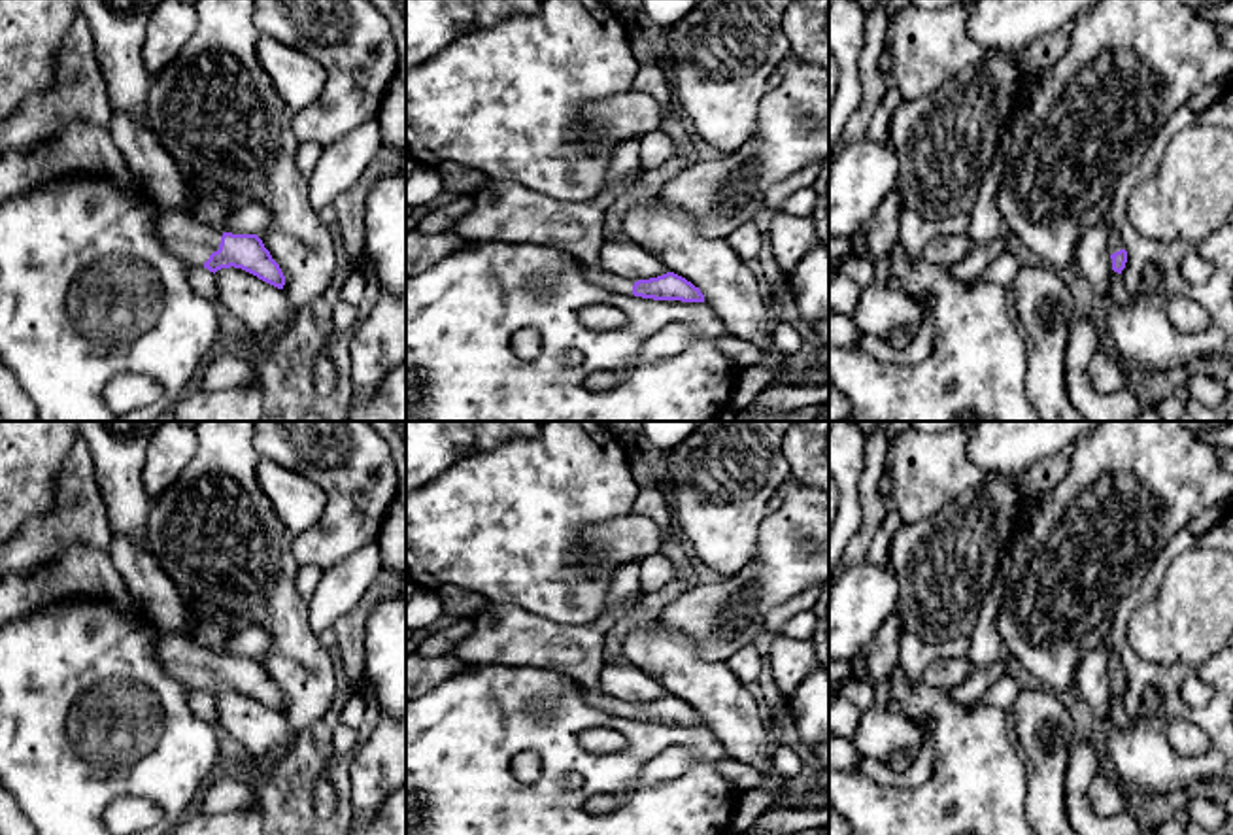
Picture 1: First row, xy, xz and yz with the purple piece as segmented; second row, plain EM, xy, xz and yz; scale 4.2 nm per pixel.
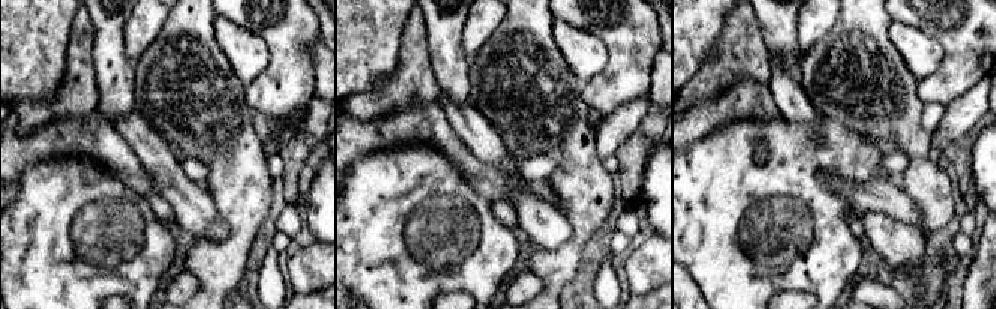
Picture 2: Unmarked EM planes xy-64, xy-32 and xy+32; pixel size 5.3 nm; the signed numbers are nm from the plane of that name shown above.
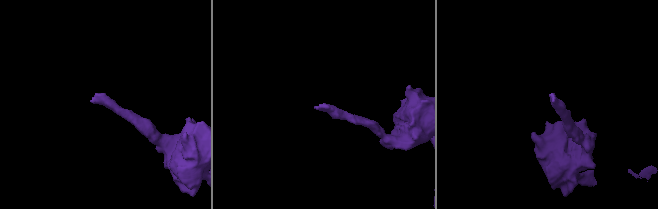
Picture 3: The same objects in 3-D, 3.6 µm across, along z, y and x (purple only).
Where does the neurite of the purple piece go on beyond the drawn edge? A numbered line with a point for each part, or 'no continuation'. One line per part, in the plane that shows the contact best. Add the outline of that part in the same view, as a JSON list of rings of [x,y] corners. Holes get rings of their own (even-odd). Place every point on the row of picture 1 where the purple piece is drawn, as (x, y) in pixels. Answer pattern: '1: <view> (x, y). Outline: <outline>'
1: xy (193, 242). Outline: [[[164,213],[157,217],[160,242],[170,253],[179,255],[193,266],[204,266],[219,249],[223,232],[208,229],[189,215]]]

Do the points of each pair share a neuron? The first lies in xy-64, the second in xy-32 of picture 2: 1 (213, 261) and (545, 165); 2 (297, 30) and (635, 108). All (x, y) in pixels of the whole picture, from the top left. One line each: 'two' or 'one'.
1: two
2: two

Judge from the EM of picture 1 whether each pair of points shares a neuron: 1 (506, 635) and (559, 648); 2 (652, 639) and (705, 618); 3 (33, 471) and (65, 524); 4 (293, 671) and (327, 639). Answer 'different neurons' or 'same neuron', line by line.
1: same neuron
2: different neurons
3: different neurons
4: different neurons

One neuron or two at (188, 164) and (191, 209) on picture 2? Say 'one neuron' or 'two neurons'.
two neurons

